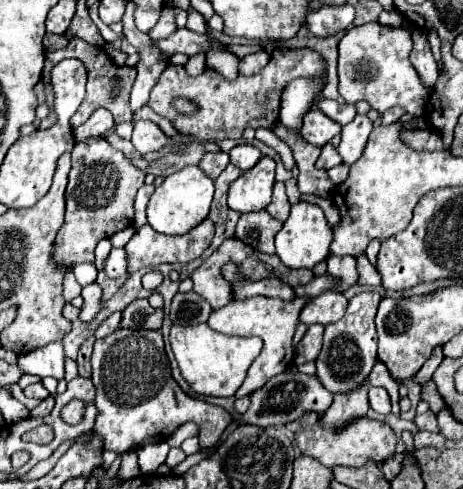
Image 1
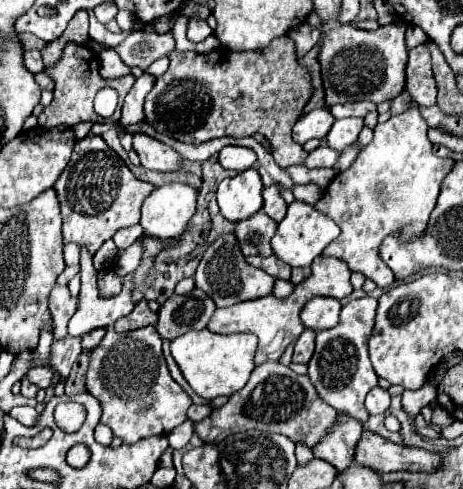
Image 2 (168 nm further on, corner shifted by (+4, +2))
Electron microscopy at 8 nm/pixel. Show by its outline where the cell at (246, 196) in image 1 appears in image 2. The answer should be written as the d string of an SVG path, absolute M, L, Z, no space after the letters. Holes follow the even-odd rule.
M256 168L244 170L234 178L222 180L218 186L218 206L222 216L232 222L238 222L258 212L264 204L262 188L262 176Z

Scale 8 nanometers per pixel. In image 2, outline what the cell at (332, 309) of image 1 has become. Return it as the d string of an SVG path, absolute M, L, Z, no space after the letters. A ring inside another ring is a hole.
M318 296L312 298L300 312L300 320L310 330L328 330L338 324L340 314L340 302L336 298Z

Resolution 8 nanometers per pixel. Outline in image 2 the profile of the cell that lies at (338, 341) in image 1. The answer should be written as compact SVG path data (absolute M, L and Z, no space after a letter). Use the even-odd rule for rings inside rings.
M364 296L350 300L346 306L342 306L338 326L318 332L316 352L308 362L308 376L316 386L316 392L324 398L324 402L338 412L346 412L362 422L366 422L368 418L368 412L364 408L366 392L378 384L378 376L368 358L368 338L374 328L374 314L376 298Z

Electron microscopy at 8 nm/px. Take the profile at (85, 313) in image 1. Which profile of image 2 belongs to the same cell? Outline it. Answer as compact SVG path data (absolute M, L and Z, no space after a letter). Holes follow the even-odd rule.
M82 252L80 256L80 294L78 294L78 310L76 316L70 318L68 334L82 336L100 326L112 326L118 318L126 316L134 302L130 300L132 292L132 276L124 278L124 288L114 298L102 298L96 284L96 268L92 266L92 256Z

